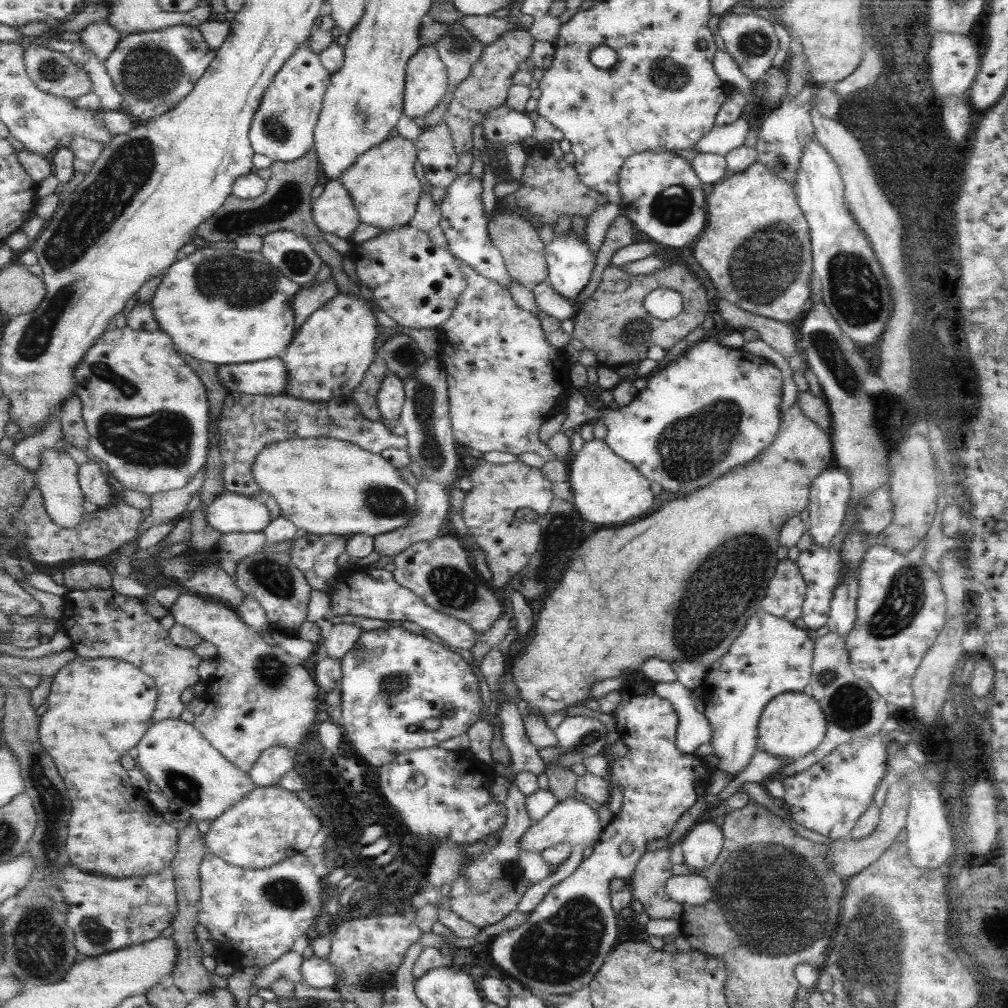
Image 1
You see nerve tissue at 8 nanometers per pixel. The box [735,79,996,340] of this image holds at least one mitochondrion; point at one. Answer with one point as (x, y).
(856, 293)

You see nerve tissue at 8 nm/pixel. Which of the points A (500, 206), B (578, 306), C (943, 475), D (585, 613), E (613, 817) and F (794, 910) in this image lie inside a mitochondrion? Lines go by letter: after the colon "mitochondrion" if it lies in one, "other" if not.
A: other
B: other
C: other
D: other
E: other
F: mitochondrion

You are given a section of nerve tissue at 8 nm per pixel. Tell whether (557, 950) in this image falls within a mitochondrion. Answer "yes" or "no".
yes

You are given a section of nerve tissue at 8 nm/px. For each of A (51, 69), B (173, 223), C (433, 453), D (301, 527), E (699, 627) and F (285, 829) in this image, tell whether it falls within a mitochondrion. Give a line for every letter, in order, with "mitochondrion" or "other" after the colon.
A: mitochondrion
B: other
C: mitochondrion
D: other
E: mitochondrion
F: other

